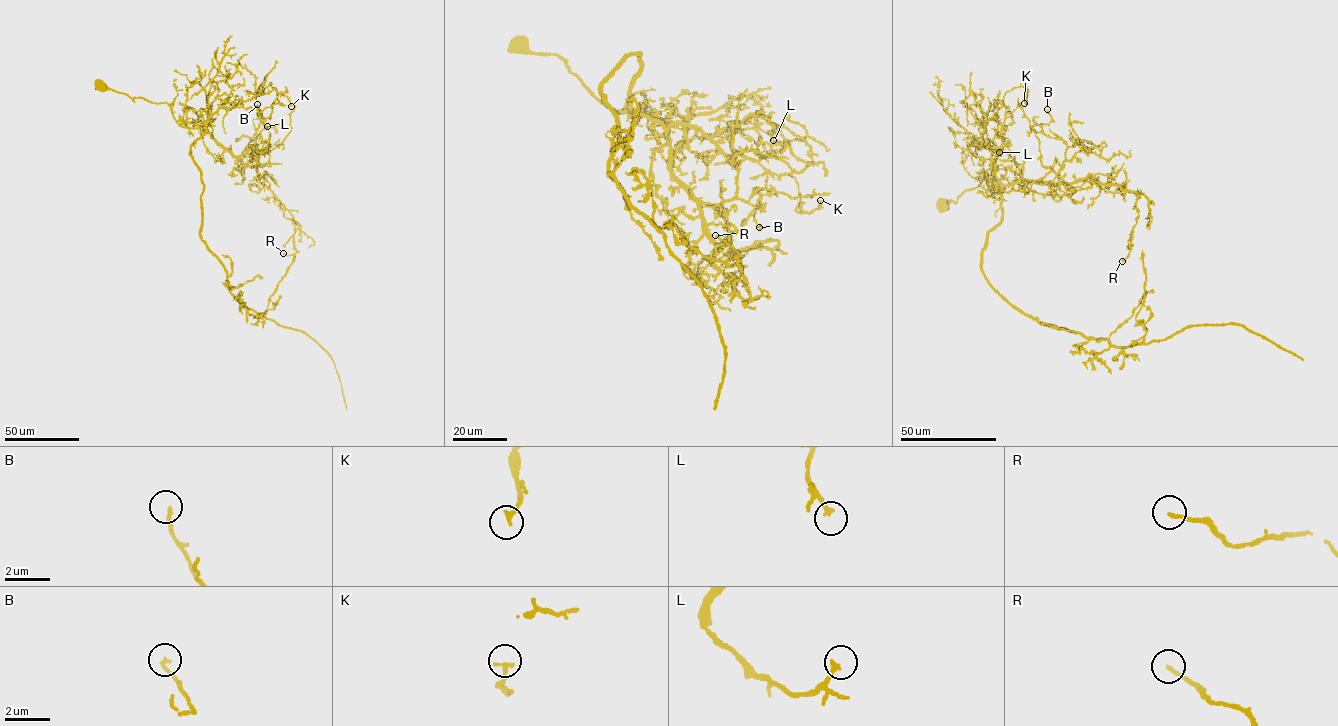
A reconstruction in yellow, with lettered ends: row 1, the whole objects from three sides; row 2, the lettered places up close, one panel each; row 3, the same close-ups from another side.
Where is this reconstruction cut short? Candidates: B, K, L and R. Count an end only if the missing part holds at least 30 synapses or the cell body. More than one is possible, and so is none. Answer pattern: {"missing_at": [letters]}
{"missing_at": []}

